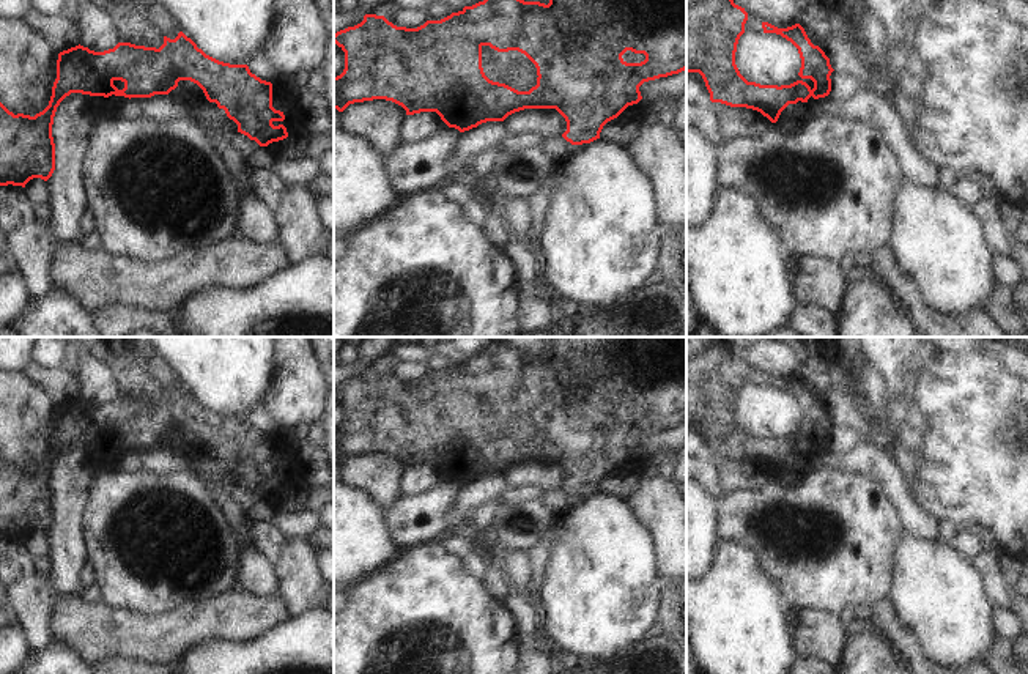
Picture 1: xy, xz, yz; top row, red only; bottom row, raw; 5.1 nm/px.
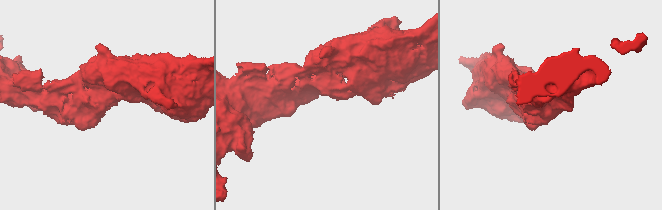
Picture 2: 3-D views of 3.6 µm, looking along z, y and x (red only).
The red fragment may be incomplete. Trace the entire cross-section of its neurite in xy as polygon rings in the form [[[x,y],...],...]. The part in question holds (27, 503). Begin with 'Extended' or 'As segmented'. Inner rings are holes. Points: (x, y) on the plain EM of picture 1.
As segmented. [[[183,384],[175,392],[164,389],[164,397],[156,400],[118,395],[113,402],[94,405],[76,398],[58,406],[57,431],[52,439],[49,458],[35,469],[14,468],[0,455],[0,539],[22,539],[41,531],[47,534],[55,523],[55,496],[52,477],[57,460],[71,446],[109,450],[151,450],[168,447],[179,433],[197,436],[209,455],[224,461],[227,469],[238,477],[238,485],[268,499],[288,490],[283,465],[272,460],[272,436],[250,425],[247,417],[230,417],[206,408]]]

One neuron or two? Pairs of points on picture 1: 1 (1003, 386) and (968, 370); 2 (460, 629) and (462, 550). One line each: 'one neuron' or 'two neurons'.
1: one neuron
2: two neurons

